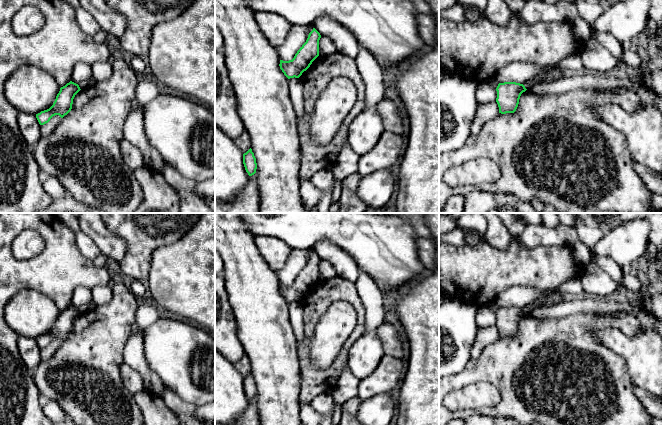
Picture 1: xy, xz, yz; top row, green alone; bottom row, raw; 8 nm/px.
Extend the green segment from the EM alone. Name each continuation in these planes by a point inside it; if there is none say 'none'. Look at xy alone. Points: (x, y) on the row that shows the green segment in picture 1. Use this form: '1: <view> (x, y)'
none

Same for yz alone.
none

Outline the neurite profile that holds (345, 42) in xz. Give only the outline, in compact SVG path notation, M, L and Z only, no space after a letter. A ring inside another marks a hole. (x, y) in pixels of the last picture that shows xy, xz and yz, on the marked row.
M327 16L316 19L313 27L321 36L326 36L333 41L336 52L356 59L359 53L359 45L355 36L346 27Z

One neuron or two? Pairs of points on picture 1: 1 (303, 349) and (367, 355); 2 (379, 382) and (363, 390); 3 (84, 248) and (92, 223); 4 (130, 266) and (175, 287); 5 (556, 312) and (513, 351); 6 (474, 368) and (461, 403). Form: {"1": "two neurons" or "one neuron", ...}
{"1": "two neurons", "2": "one neuron", "3": "two neurons", "4": "two neurons", "5": "two neurons", "6": "two neurons"}

